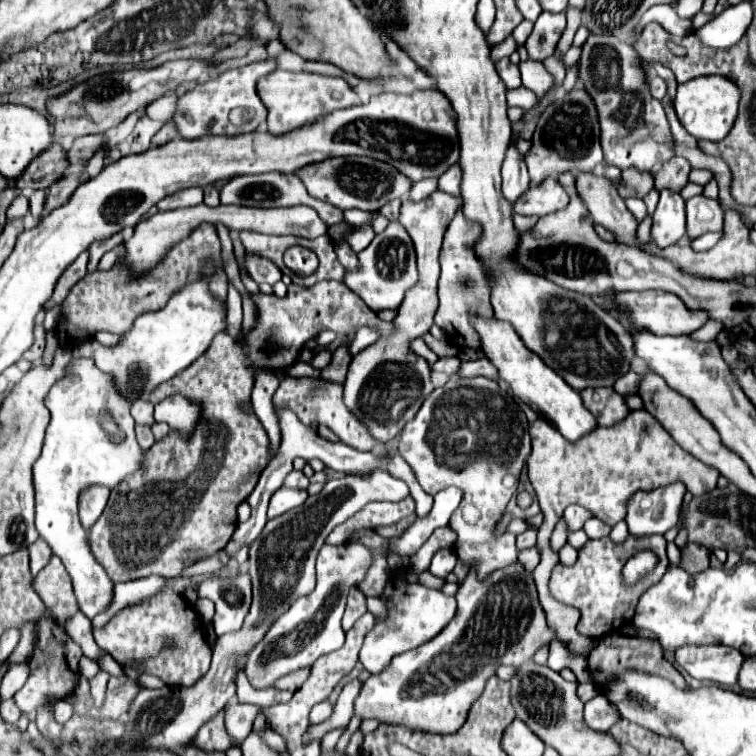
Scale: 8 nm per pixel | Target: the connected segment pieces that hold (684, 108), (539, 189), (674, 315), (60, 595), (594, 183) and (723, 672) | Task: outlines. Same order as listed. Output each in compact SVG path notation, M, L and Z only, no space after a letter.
M701 76L701 78L693 78L689 82L679 84L673 104L679 116L679 122L691 136L717 142L727 136L727 132L731 130L735 122L737 104L739 104L739 88L735 86L735 82L723 76Z
M555 178L543 180L539 186L531 186L513 204L513 212L523 216L547 216L563 210L569 204L569 196Z
M645 290L645 292L623 292L619 296L619 304L631 312L631 322L637 328L649 328L651 332L663 336L663 334L691 334L699 330L707 320L707 310L691 310L685 306L685 302L671 292L663 290Z
M53 556L51 562L37 576L33 576L31 586L43 600L45 608L55 618L55 624L59 624L61 628L79 610L75 602L71 578L59 558Z
M583 172L575 176L575 186L585 202L593 224L599 224L617 234L617 242L635 244L637 220L627 210L623 198L611 180Z
M685 644L675 650L675 660L697 680L733 686L745 656L739 650L721 644Z

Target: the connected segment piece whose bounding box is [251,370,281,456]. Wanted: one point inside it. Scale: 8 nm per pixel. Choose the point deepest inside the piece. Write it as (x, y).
(266, 383)

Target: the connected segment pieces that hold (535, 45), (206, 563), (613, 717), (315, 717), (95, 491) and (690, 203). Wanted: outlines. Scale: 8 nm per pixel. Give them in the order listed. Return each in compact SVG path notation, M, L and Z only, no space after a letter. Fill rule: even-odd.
M541 12L535 22L535 28L525 44L531 60L545 60L555 52L555 46L565 30L565 12L551 14Z
M222 549L210 558L200 561L189 568L186 568L179 576L170 578L168 581L175 580L179 577L191 578L201 574L214 573L221 569L223 566L227 565L229 561L229 556L227 556L225 550Z
M603 694L595 696L591 702L585 704L585 722L589 728L597 732L607 732L619 720L617 712L611 708Z
M327 700L321 702L321 704L315 704L315 706L311 708L309 722L311 722L311 724L321 724L323 720L327 720L327 718L331 716L331 712L333 712L333 708L331 708L331 704L329 704Z
M89 486L81 492L79 518L81 518L81 524L85 530L89 530L97 522L107 500L109 500L109 488L107 486Z
M693 196L687 200L687 238L695 240L705 232L723 230L723 208L717 200L705 196Z

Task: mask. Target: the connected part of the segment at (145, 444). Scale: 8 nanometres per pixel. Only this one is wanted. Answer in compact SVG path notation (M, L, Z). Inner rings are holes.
M135 426L135 432L137 432L137 442L143 450L147 450L155 444L155 438L153 438L153 432L149 426Z

